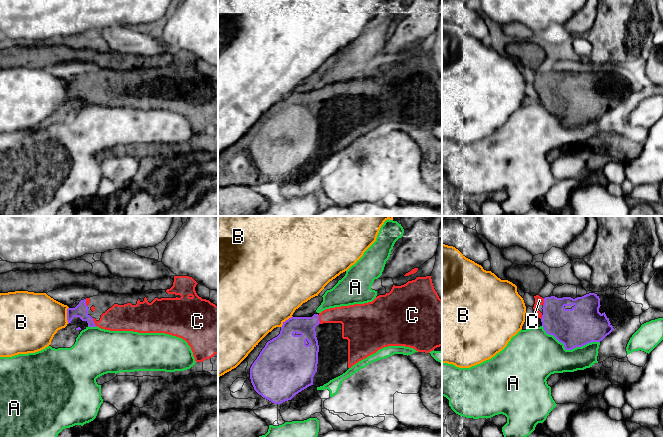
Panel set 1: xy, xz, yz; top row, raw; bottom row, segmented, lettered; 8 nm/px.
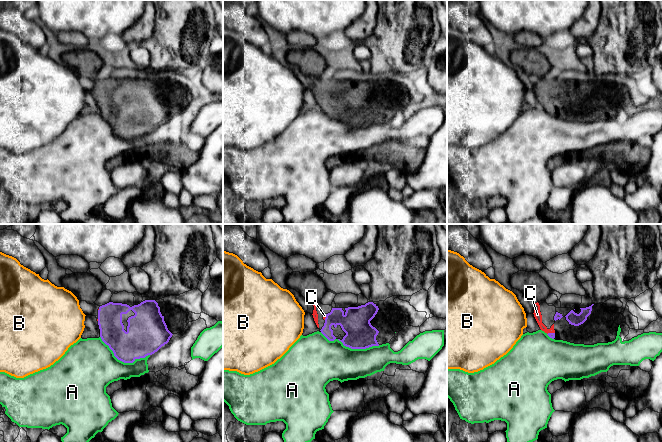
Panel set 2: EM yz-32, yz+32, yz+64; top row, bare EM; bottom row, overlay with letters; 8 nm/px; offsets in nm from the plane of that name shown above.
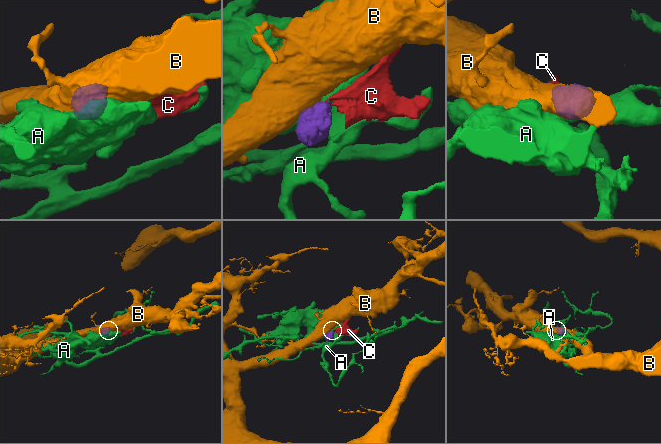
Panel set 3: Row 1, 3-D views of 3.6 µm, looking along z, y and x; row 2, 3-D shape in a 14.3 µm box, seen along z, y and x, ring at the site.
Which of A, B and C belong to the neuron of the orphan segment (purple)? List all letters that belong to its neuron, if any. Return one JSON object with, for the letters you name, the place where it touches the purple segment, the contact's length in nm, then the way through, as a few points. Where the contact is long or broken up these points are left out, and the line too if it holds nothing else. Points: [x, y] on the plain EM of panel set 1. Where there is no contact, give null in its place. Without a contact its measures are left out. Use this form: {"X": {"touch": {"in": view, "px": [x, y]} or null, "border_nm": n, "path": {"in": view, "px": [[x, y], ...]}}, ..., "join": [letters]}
{"C": {"touch": {"in": "xz", "px": [318, 95]}, "border_nm": 70, "path": {"in": "xz", "px": [[305, 102], [318, 95], [325, 92], [349, 92]]}}, "join": ["C"]}

